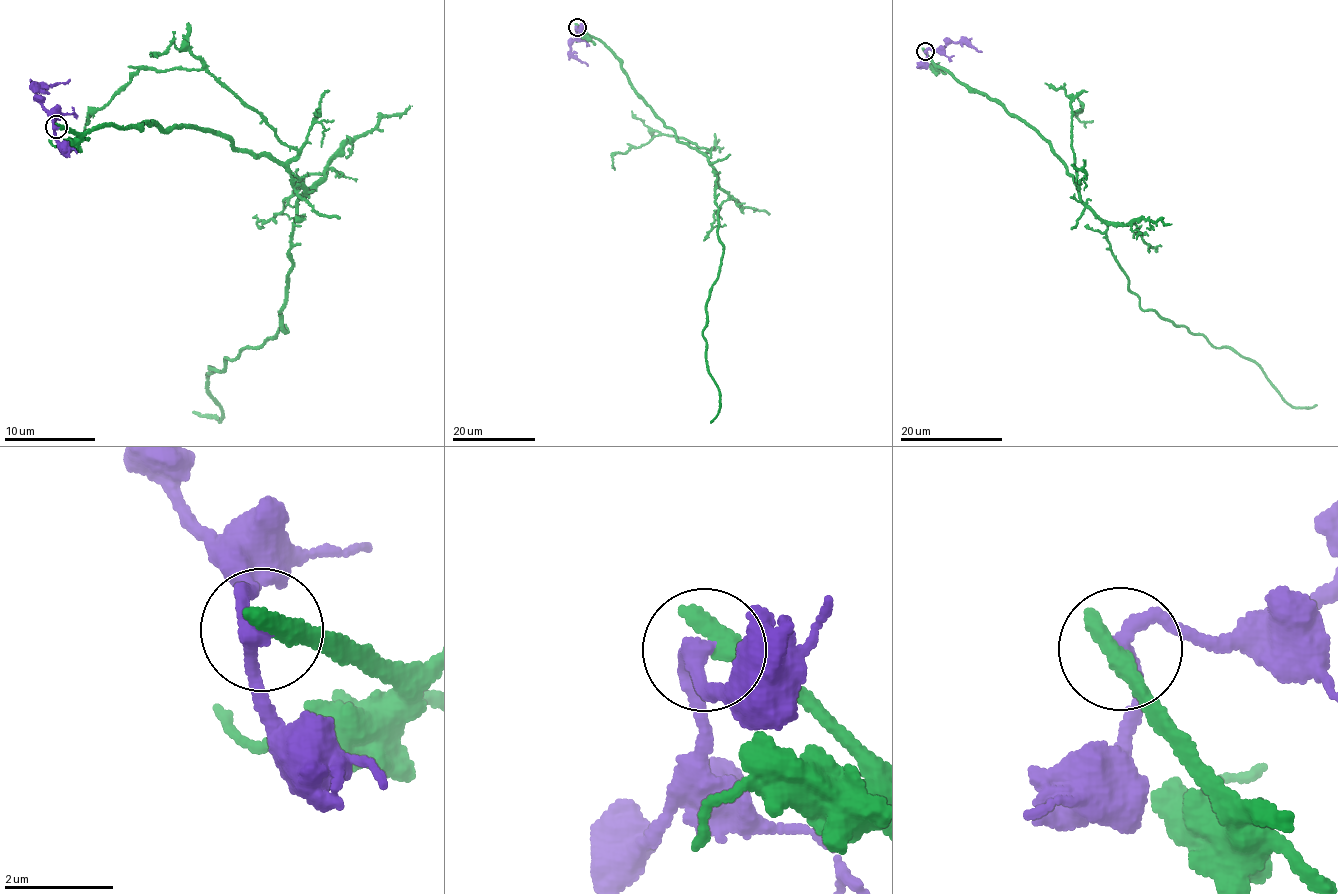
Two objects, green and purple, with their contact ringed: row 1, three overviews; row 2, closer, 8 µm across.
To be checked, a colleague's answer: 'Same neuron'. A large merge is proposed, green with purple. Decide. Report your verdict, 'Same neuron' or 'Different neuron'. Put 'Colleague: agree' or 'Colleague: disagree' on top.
Colleague: disagree
Different neuron

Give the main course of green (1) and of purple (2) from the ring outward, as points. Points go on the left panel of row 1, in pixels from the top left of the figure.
1: (57, 126), (196, 125), (303, 189), (286, 331), (211, 365), (219, 421), (193, 412)
2: (57, 126), (35, 92), (70, 80)

